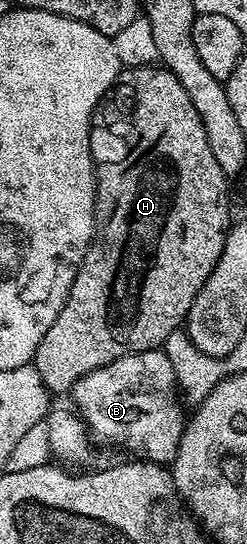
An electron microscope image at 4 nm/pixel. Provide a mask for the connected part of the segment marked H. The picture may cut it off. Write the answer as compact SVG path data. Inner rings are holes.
M148 64L128 67L121 72L108 96L97 105L96 112L92 114L90 151L96 170L96 220L92 244L88 246L82 263L76 269L76 278L67 299L64 300L62 311L58 311L58 319L54 319L54 327L50 327L46 335L42 335L42 343L38 343L38 351L34 358L38 375L52 395L67 394L76 381L82 379L82 375L98 367L106 367L106 363L114 363L114 359L161 348L167 337L185 324L198 291L202 291L206 279L210 279L215 264L223 253L224 240L227 239L230 228L230 220L228 221L230 178L222 171L222 167L218 167L218 159L214 159L214 154L210 151L206 127L202 127L202 119L198 119L198 111L194 111L194 103L190 103L186 87L182 87L182 83L178 83L178 79L168 69Z

